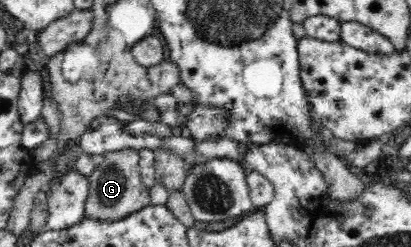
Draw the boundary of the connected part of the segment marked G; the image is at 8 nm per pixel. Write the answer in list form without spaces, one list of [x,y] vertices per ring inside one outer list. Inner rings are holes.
[[[118,149],[106,151],[102,154],[103,160],[96,164],[94,171],[88,175],[89,194],[86,200],[85,217],[116,221],[148,206],[148,191],[142,184],[139,165],[139,152],[134,149]]]

